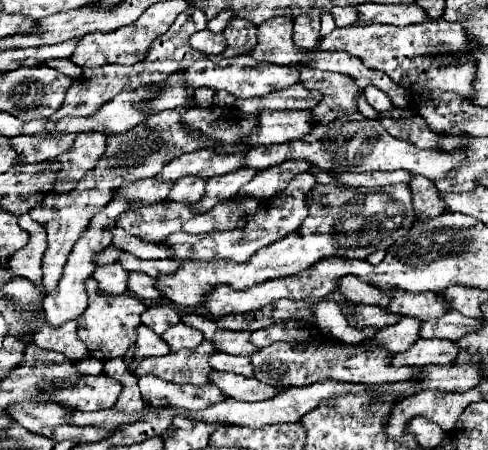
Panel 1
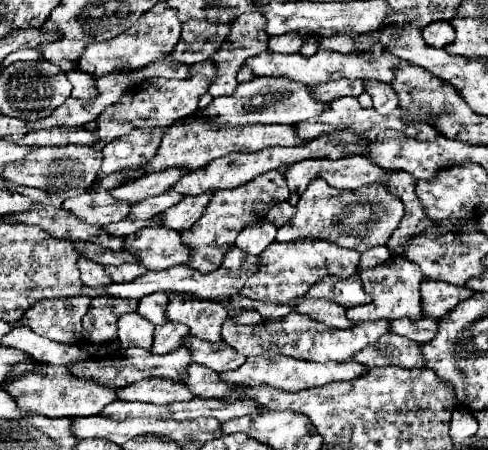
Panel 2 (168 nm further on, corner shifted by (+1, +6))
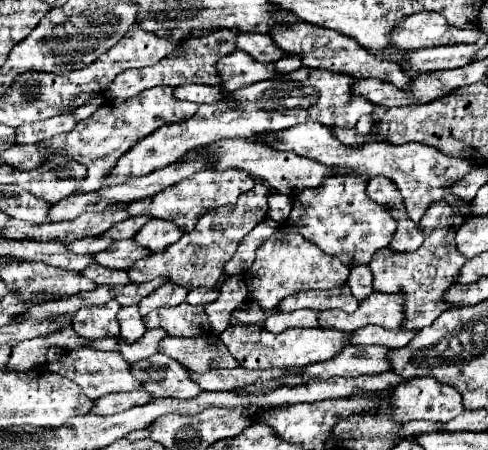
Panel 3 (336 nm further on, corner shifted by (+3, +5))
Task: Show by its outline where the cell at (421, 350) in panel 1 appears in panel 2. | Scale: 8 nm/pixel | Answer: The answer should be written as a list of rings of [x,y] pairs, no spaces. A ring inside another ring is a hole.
[[[385,333],[377,343],[367,345],[351,361],[357,361],[365,367],[387,367],[397,365],[403,369],[423,367],[419,361],[419,343],[407,341],[407,337],[395,337],[395,333]]]

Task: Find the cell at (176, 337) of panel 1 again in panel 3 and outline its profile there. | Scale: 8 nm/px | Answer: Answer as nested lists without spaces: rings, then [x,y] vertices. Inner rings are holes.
[[[147,330],[143,338],[139,338],[131,346],[119,338],[119,350],[127,362],[139,362],[141,358],[151,358],[153,354],[157,354],[159,352],[157,346],[163,338],[165,338],[165,330]]]

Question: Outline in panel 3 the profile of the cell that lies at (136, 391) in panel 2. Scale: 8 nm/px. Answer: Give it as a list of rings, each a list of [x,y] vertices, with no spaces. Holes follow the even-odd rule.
[[[133,390],[125,394],[105,394],[93,402],[93,414],[117,414],[121,410],[143,406],[153,400],[151,394],[145,394],[145,390]]]

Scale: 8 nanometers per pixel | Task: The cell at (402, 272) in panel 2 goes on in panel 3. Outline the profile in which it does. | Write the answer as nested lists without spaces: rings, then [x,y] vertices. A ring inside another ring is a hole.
[[[373,290],[361,306],[347,314],[343,310],[323,310],[319,312],[321,328],[357,330],[361,326],[379,324],[383,328],[399,328],[405,322],[405,294],[377,294]]]

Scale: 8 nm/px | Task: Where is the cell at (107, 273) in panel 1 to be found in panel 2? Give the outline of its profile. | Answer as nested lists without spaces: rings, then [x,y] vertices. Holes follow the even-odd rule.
[[[83,257],[77,259],[77,267],[81,271],[81,281],[87,287],[93,287],[97,291],[103,291],[107,285],[111,285],[111,279],[105,273],[103,265],[95,265],[93,261],[85,261]]]

